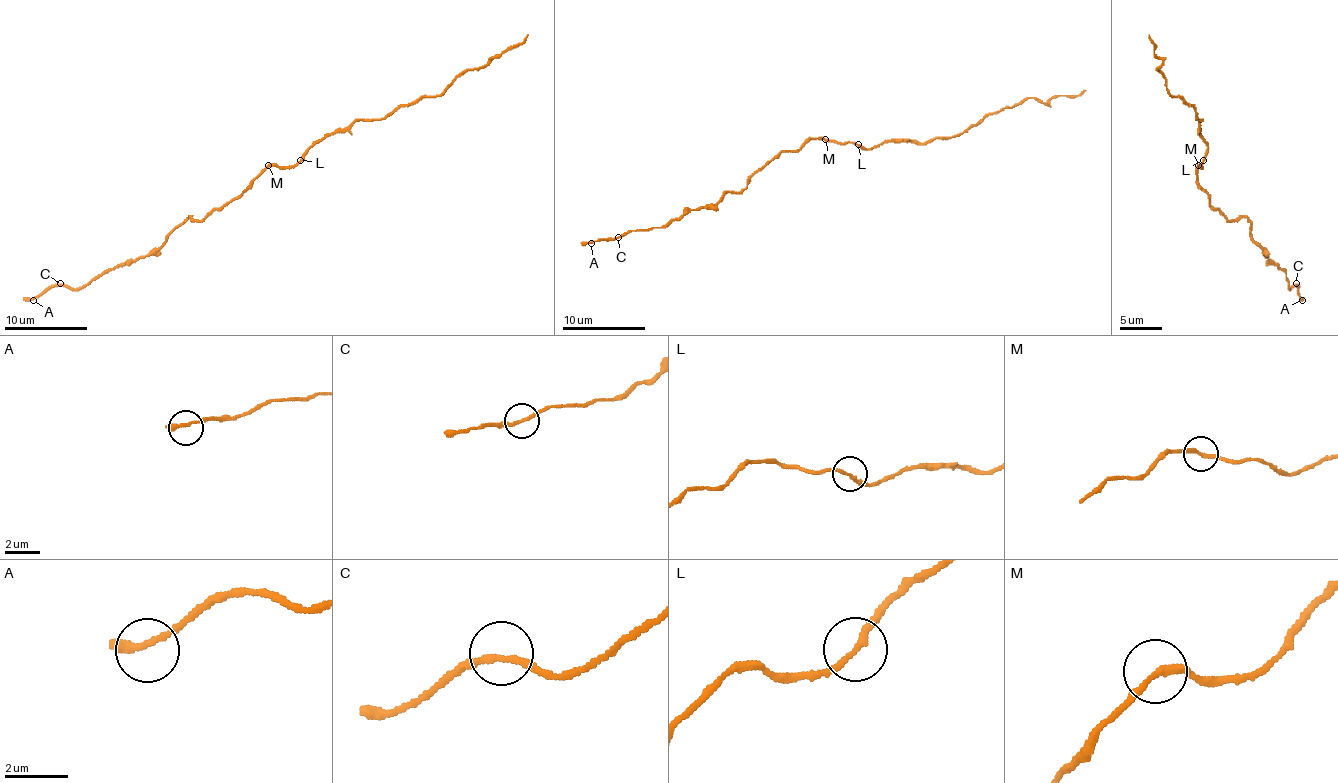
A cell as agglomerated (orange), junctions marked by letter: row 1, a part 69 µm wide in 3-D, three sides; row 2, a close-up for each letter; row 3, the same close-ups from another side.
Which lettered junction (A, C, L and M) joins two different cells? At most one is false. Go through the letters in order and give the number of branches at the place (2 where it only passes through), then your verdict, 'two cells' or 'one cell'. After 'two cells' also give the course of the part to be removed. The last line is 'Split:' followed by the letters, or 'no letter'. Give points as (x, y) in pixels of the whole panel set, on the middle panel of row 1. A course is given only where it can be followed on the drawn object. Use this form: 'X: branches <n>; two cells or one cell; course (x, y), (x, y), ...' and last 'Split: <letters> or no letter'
A: branches 1; one cell
C: branches 2; one cell
L: branches 2; two cells; course (858, 144), (927, 144), (962, 133), (1027, 98), (1045, 104), (1085, 90)
M: branches 2; one cell
Split: L

